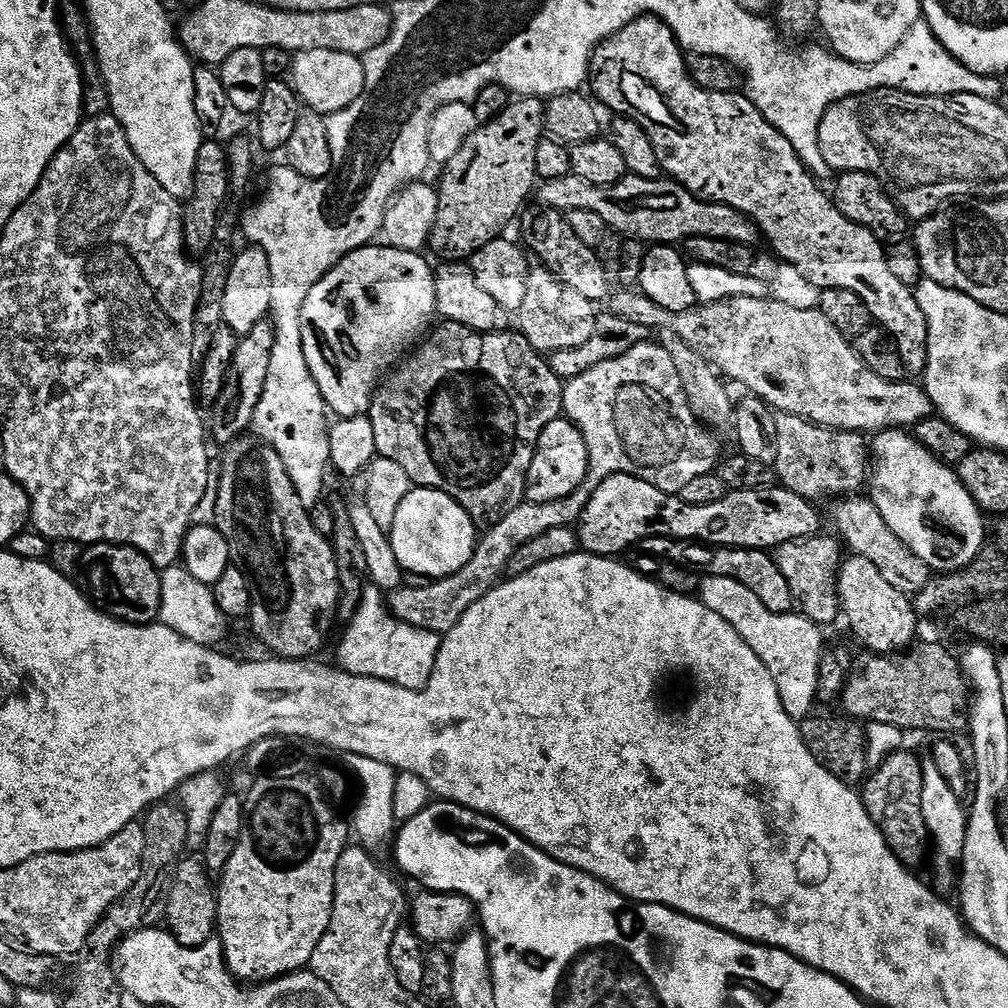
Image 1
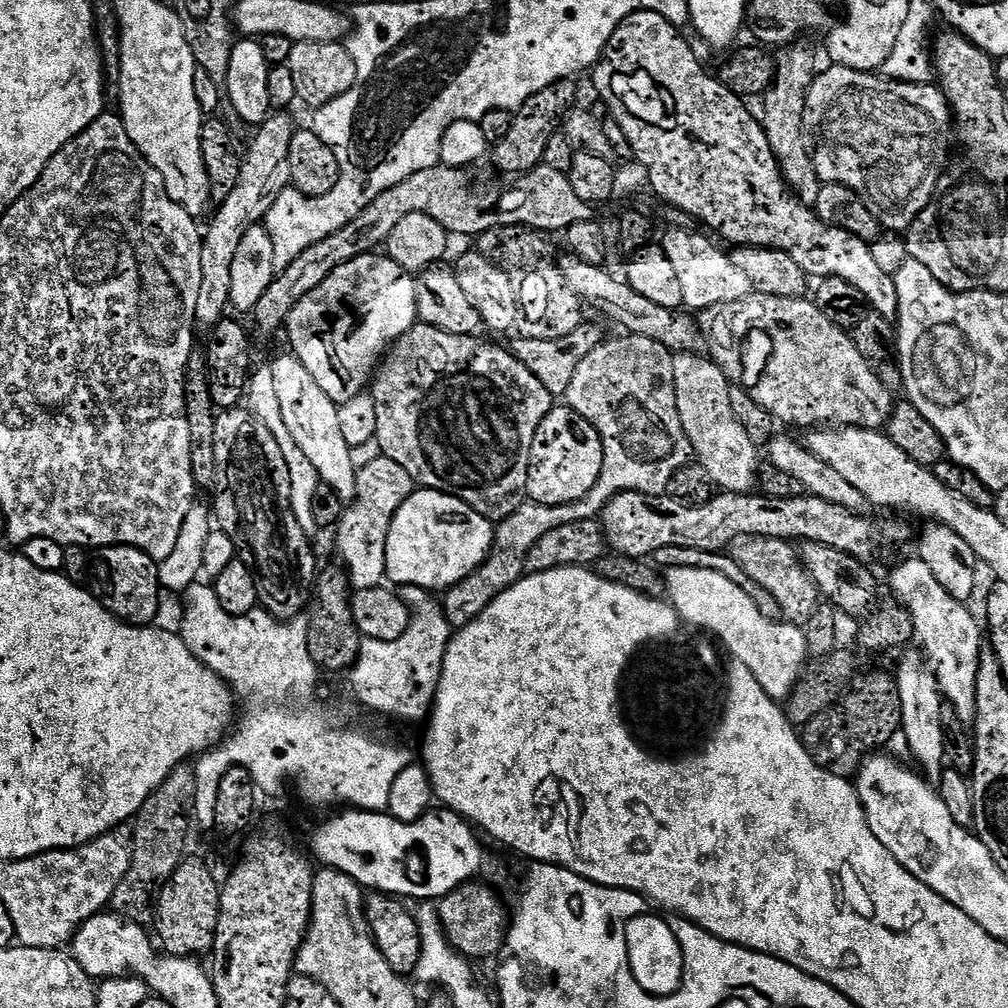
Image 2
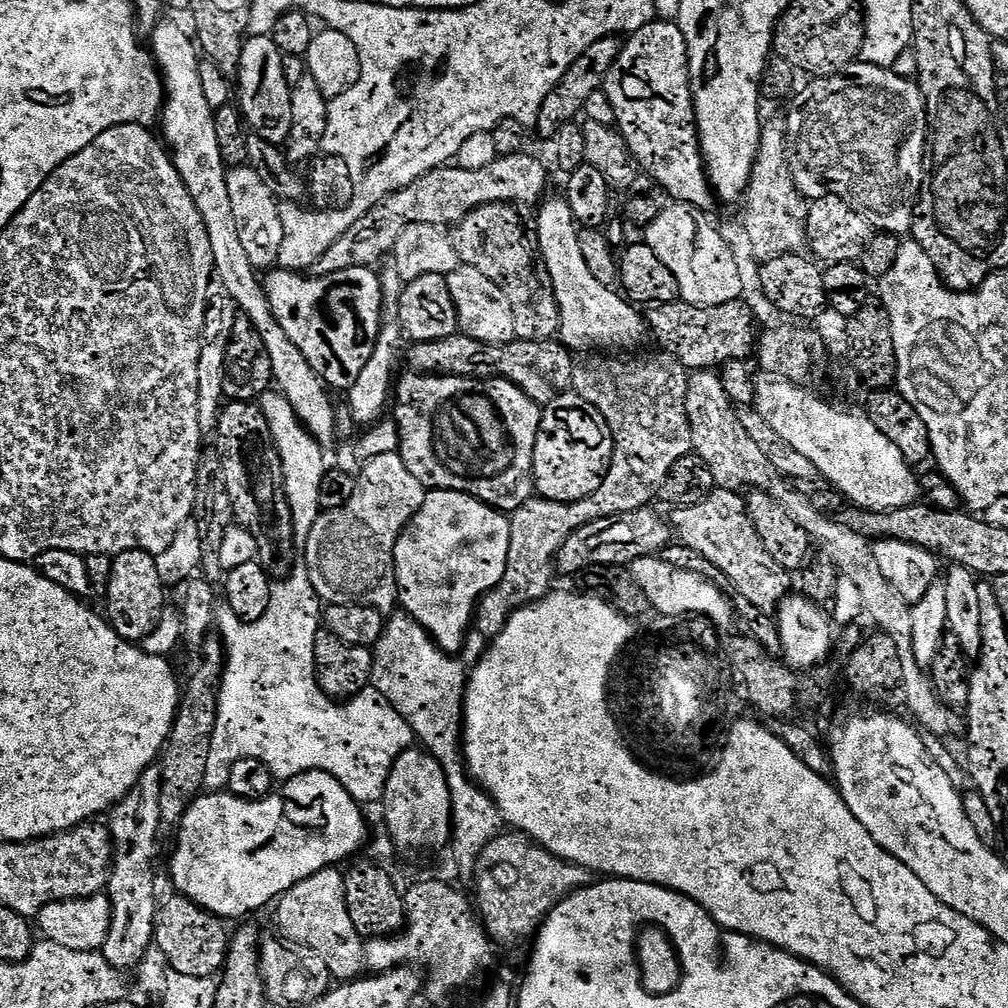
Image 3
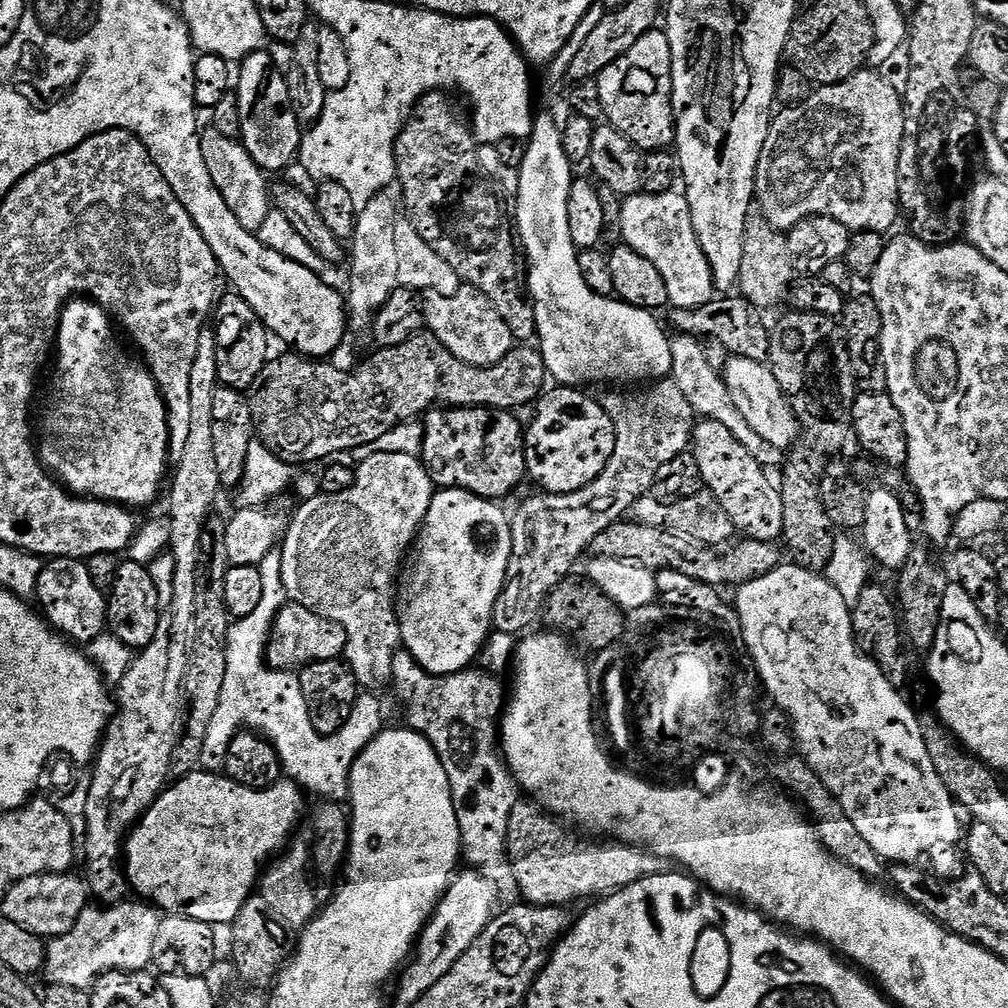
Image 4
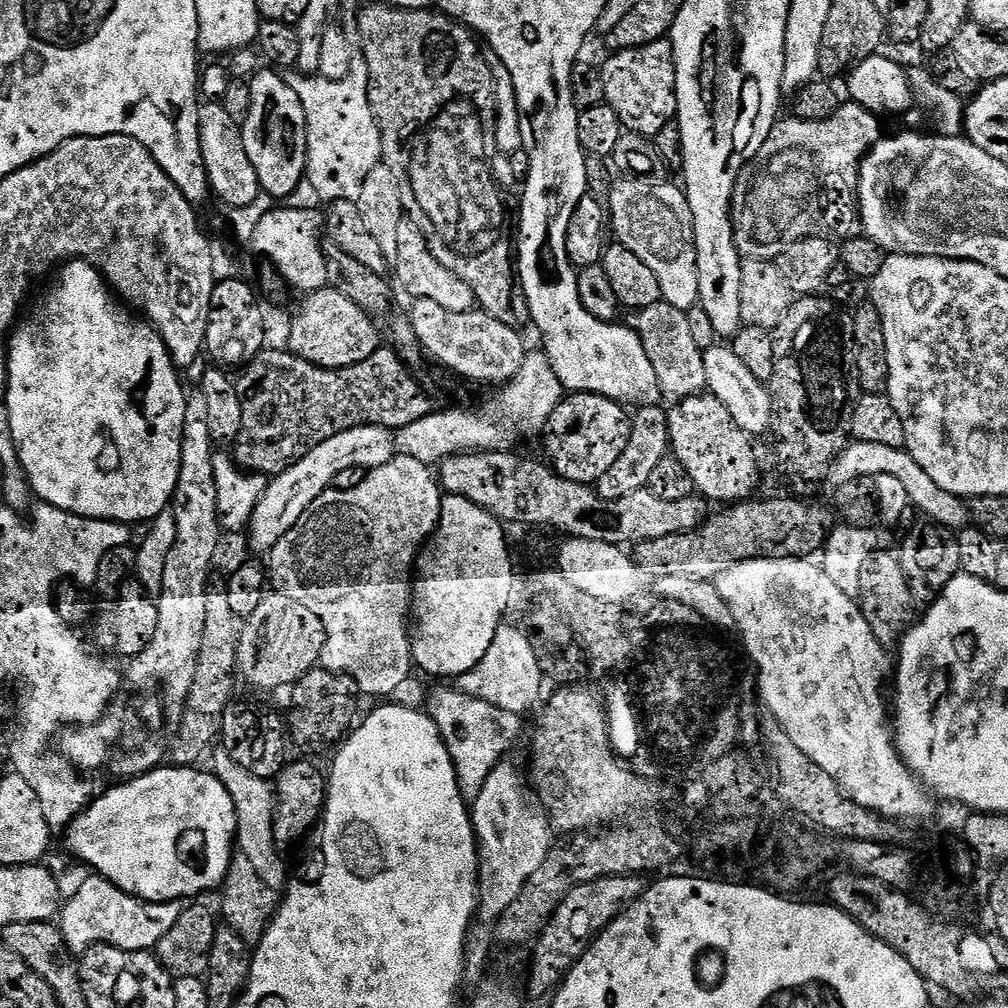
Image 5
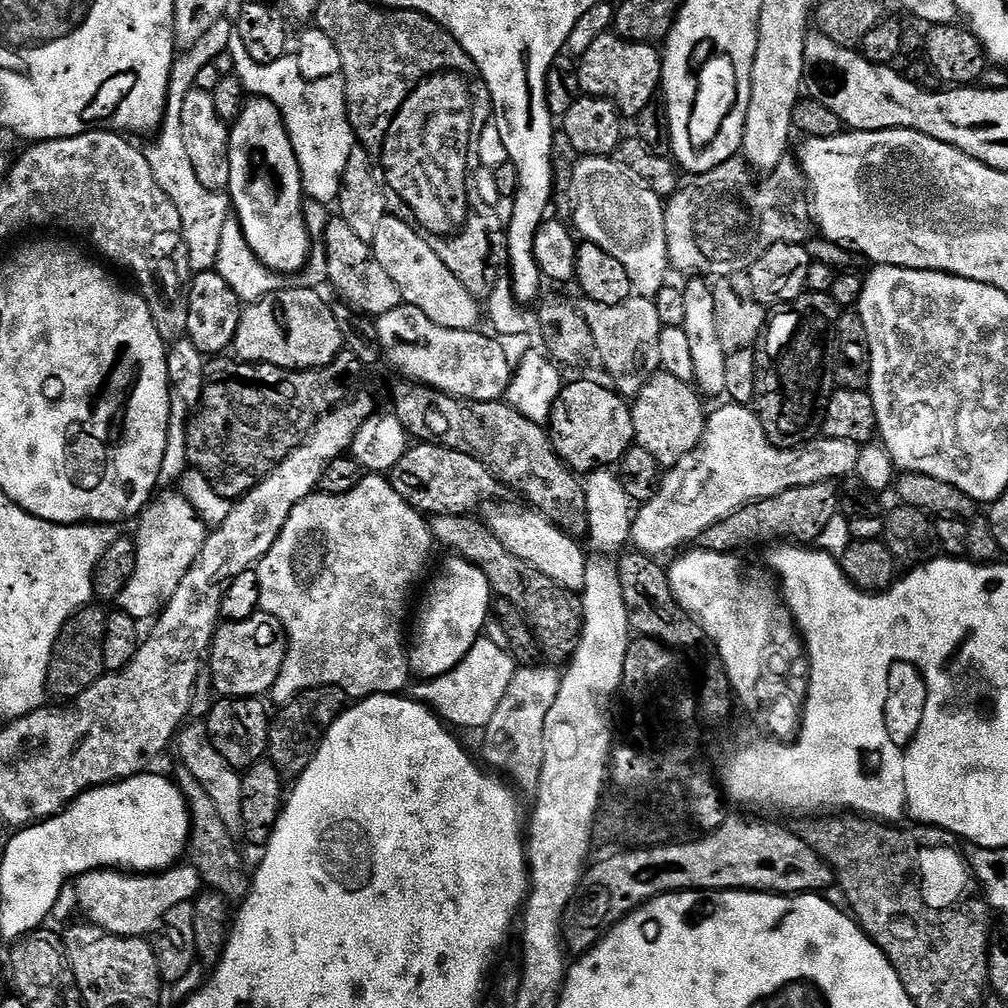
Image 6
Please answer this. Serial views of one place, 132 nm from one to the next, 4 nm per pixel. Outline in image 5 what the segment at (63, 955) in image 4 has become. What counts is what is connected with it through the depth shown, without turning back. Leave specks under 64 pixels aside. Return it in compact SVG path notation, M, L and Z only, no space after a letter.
M88 874L76 888L72 897L67 897L58 916L58 927L66 938L66 946L73 954L83 954L95 944L109 944L114 948L136 952L155 949L166 933L178 922L182 908L179 903L151 904L140 900L118 886L110 883L105 876Z

